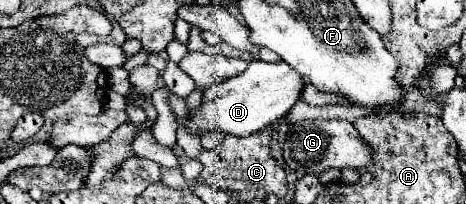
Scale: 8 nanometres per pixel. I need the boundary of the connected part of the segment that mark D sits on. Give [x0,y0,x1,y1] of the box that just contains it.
[184,60,304,136]

